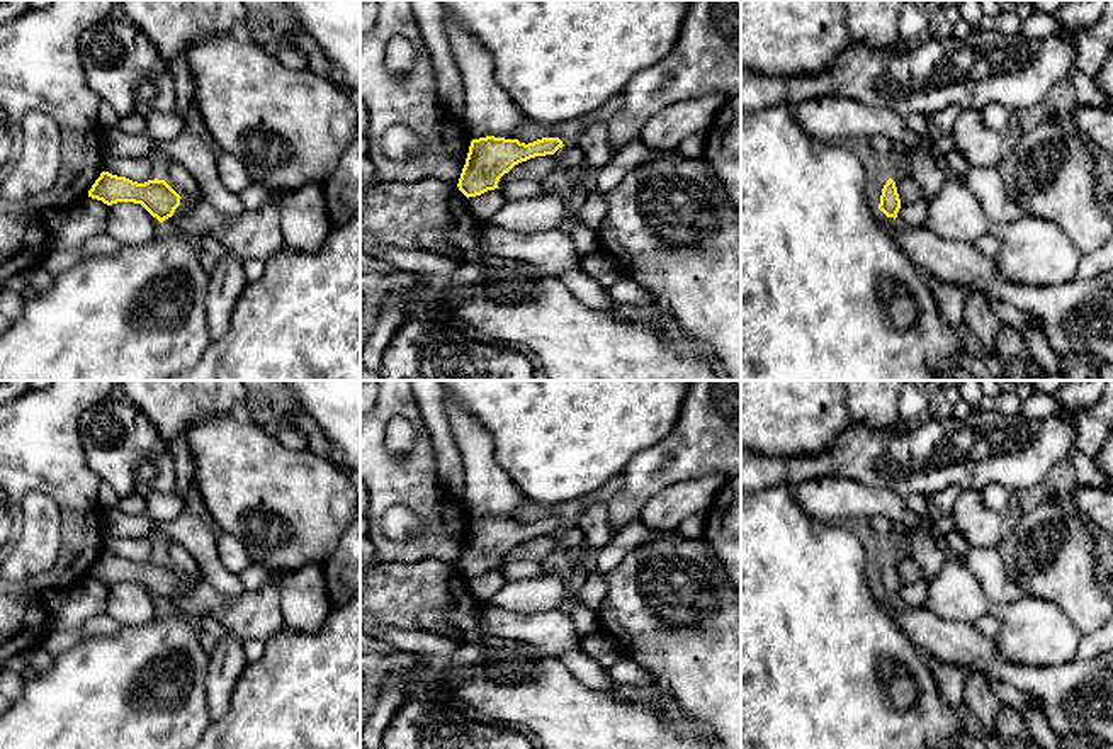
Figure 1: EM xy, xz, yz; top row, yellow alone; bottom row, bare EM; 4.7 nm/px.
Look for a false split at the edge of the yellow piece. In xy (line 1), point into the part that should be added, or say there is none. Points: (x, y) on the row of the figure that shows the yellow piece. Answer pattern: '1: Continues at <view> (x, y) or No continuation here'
1: No continuation here

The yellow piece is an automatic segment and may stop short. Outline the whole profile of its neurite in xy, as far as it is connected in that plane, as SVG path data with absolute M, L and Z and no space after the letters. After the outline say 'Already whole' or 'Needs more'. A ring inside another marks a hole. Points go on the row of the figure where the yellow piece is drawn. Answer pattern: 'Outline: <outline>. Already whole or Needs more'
Outline: M109 172L100 173L88 190L88 197L102 200L107 206L117 202L141 204L160 222L173 216L182 199L165 180L155 178L138 183Z. Already whole

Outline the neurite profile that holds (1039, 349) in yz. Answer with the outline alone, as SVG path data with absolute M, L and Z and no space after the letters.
M987 299L992 313L1001 321L1001 324L1011 326L1023 333L1026 340L1028 355L1038 363L1043 375L1054 375L1062 370L1062 360L1055 355L1050 345L1045 341L1043 335L1038 333L1028 314L1013 304L1003 301Z

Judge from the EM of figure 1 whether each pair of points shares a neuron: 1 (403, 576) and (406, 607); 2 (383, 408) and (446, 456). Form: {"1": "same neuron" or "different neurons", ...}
{"1": "same neuron", "2": "different neurons"}

